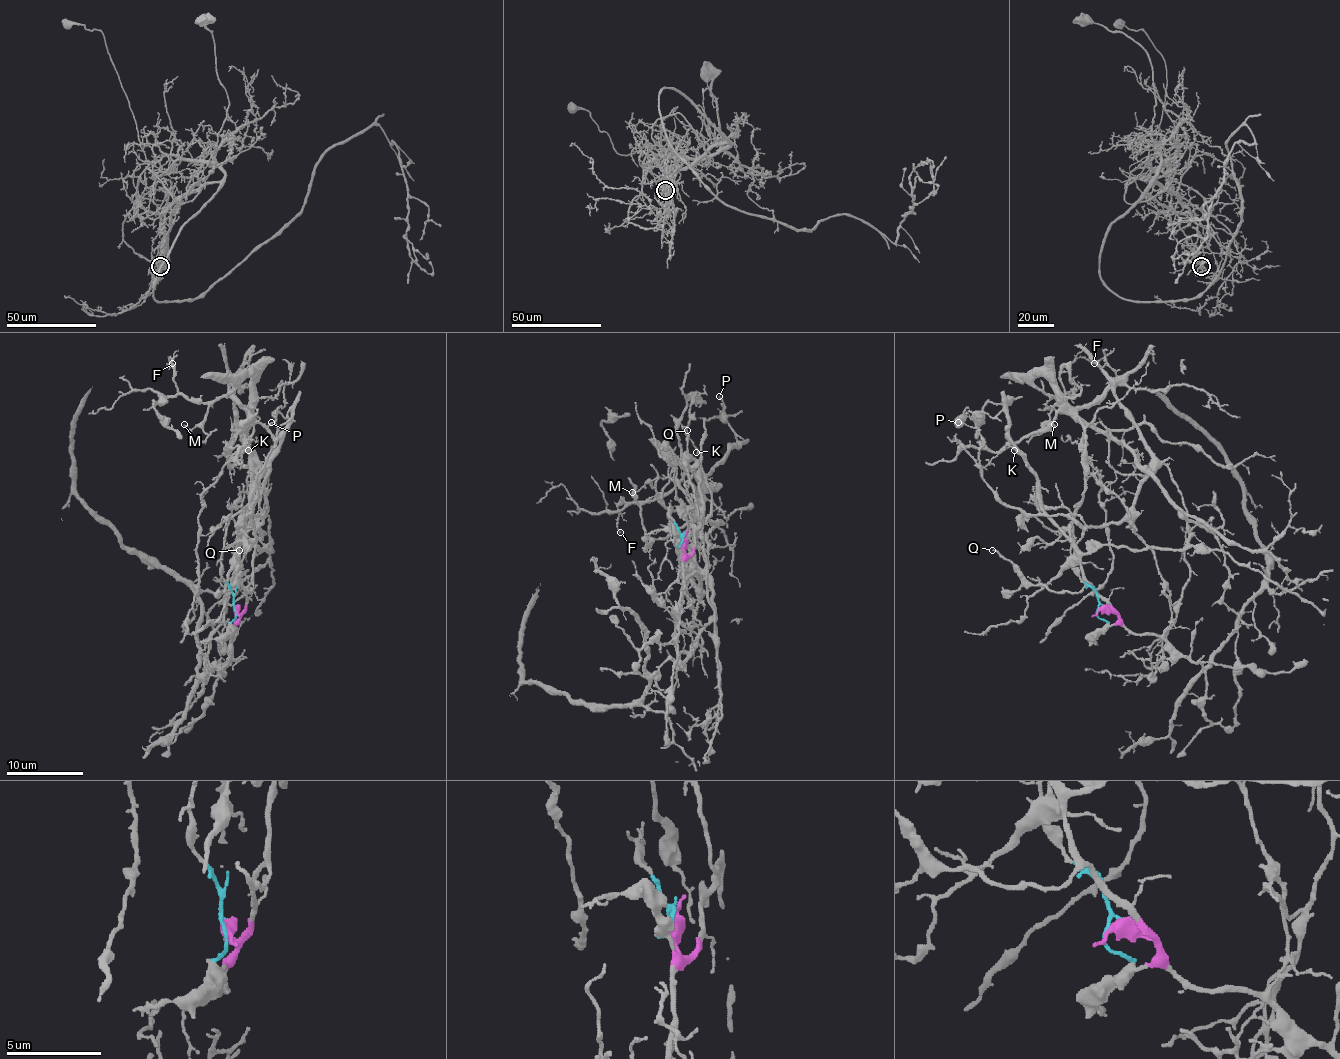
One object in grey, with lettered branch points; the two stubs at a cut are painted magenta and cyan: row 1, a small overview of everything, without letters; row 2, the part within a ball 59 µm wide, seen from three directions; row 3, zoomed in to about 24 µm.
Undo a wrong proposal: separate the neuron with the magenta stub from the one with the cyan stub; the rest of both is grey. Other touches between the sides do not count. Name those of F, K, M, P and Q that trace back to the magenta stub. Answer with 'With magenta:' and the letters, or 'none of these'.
With magenta: K, P, Q

